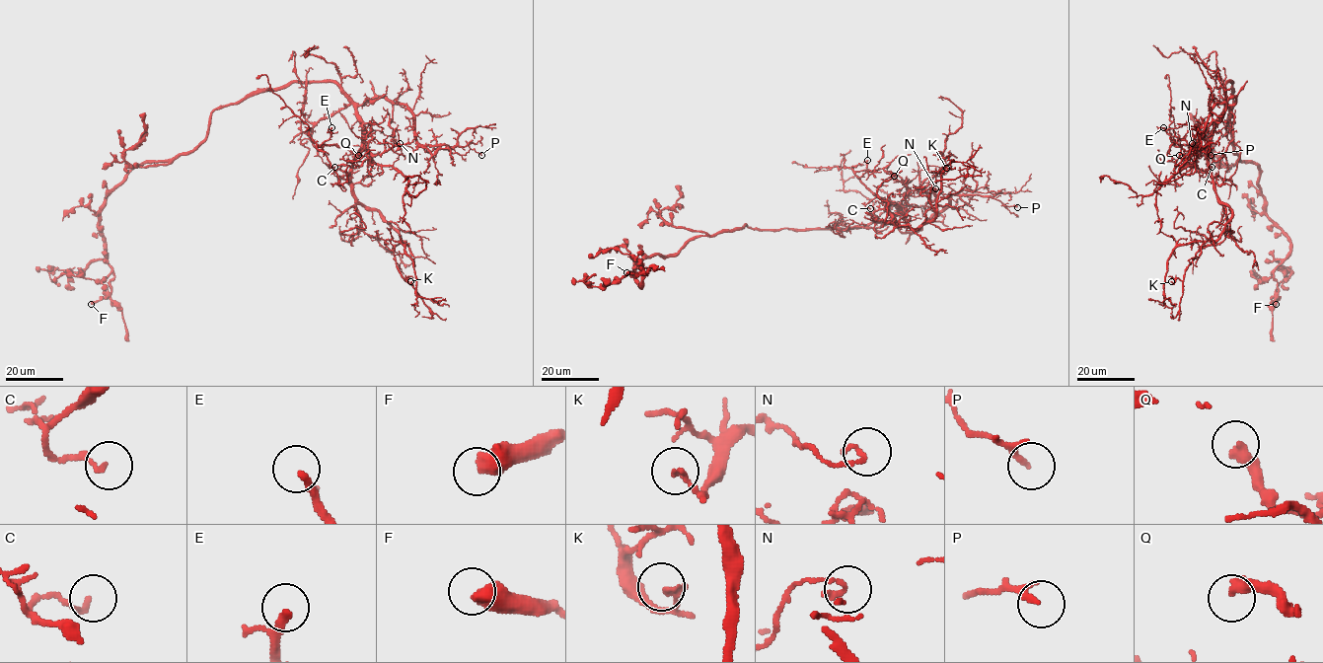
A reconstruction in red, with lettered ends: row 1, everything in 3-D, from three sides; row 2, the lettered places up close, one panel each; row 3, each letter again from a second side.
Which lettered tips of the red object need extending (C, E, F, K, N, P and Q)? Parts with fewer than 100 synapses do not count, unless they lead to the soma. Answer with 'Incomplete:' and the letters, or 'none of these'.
Incomplete: none of these

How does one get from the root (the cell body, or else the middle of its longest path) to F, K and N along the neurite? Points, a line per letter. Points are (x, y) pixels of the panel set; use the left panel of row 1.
F: (277, 89), (218, 107), (192, 150), (135, 167), (112, 189), (100, 234), (114, 278), (91, 304)
K: (277, 89), (333, 82), (352, 103), (361, 146), (351, 189), (398, 232), (395, 262), (410, 281)
N: (277, 89), (294, 82), (334, 82), (358, 104), (383, 97), (392, 105), (392, 140), (400, 143)

